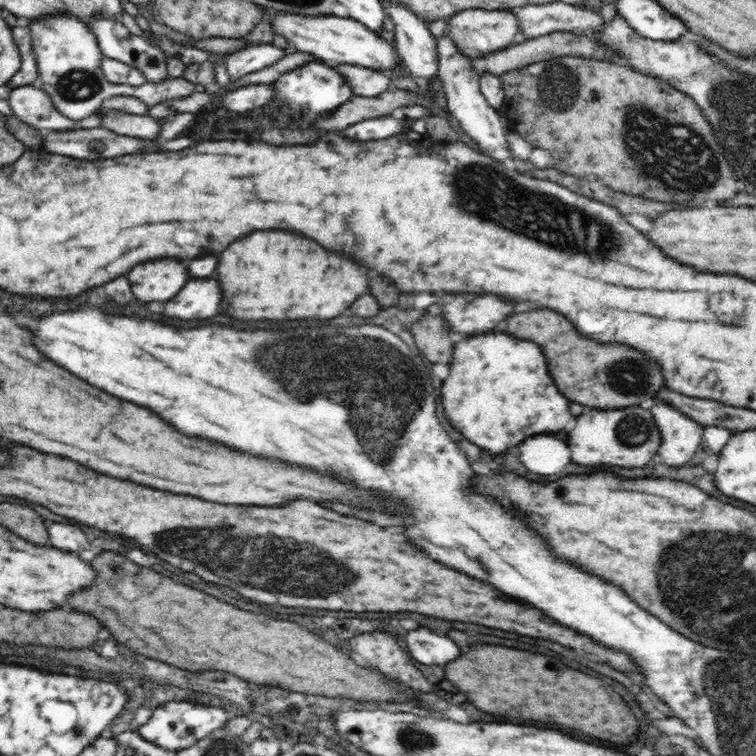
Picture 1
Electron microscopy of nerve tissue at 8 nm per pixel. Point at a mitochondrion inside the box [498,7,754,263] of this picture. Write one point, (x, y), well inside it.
(653, 142)

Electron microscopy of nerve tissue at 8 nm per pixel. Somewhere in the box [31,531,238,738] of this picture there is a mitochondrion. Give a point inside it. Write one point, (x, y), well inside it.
(134, 686)

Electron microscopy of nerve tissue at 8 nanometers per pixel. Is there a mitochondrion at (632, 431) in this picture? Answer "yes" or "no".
yes

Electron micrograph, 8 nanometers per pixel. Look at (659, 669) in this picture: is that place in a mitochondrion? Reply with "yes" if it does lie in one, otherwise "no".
no

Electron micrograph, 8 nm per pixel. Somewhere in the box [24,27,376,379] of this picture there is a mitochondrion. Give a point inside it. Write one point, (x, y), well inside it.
(78, 84)

